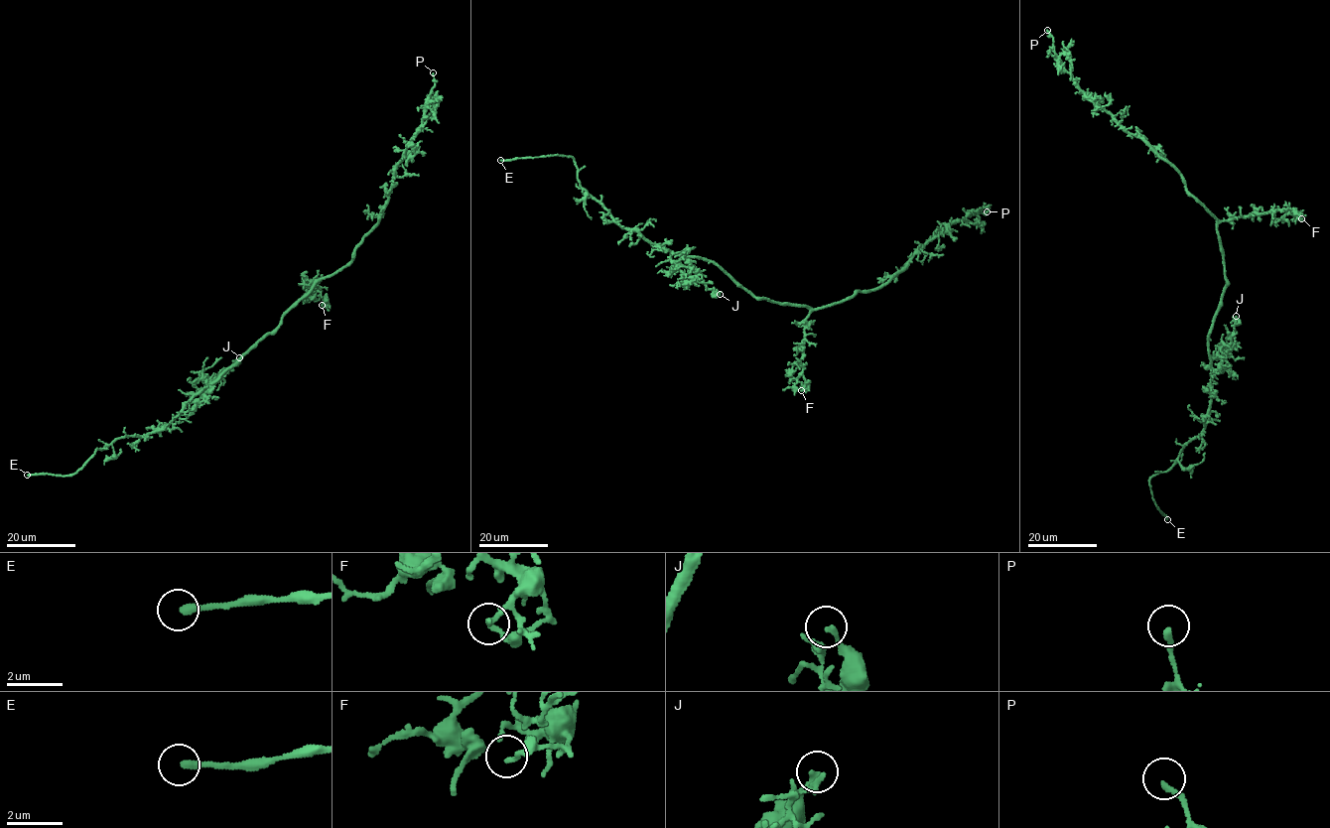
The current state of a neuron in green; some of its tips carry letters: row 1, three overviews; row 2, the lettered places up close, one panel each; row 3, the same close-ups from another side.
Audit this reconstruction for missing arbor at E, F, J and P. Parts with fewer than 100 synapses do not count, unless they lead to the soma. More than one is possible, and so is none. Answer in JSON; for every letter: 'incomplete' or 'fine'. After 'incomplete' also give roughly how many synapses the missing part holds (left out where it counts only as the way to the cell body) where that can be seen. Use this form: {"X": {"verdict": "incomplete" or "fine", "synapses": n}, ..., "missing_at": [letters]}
{"E": {"verdict": "incomplete"}, "F": {"verdict": "fine"}, "J": {"verdict": "fine"}, "P": {"verdict": "fine"}, "missing_at": ["E"]}

